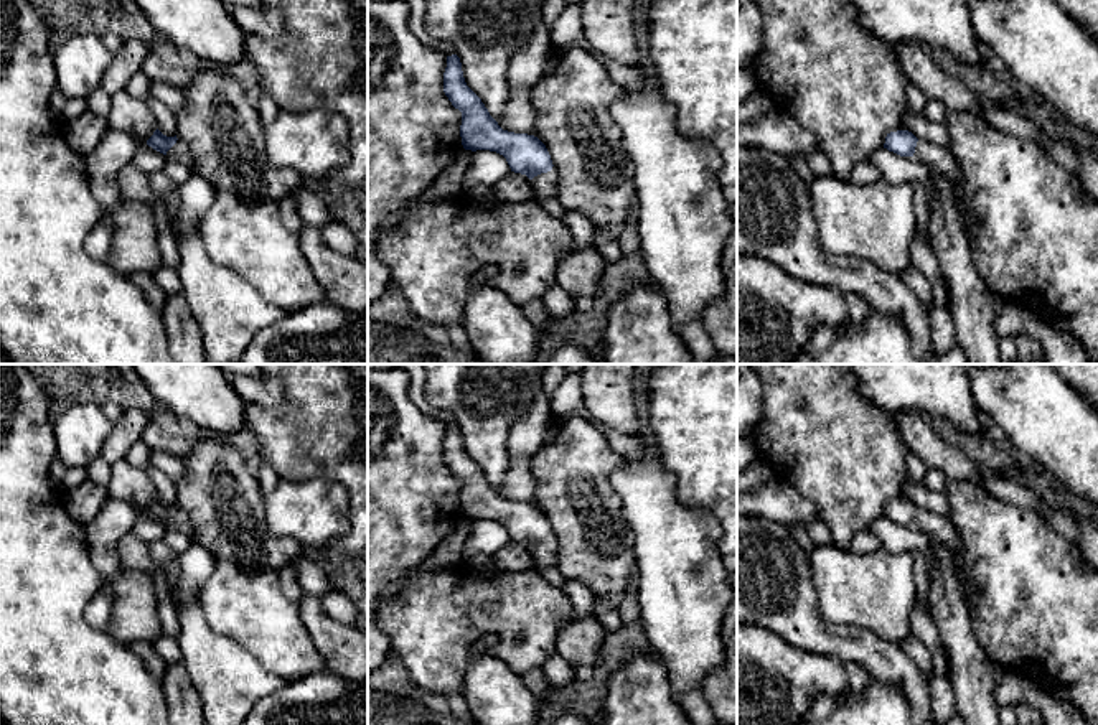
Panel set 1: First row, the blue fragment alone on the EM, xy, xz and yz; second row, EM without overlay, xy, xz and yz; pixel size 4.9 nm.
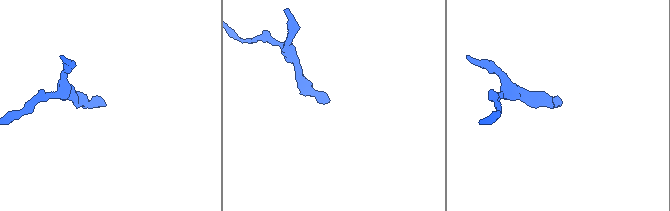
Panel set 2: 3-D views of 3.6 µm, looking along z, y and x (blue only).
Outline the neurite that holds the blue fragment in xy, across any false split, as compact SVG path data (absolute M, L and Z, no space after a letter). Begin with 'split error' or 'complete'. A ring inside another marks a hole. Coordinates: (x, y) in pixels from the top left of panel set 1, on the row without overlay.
split error; M157 498L147 509L147 514L163 522L170 531L180 531L193 539L193 526L190 517L176 504L167 506Z

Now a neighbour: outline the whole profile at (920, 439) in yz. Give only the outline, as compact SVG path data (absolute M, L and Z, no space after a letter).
M917 412L892 414L892 420L912 453L915 453L928 470L940 470L948 481L971 481L983 488L978 465L961 450L941 440Z

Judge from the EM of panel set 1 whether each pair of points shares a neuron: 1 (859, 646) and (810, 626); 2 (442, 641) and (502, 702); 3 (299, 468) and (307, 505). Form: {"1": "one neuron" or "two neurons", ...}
{"1": "one neuron", "2": "two neurons", "3": "two neurons"}

